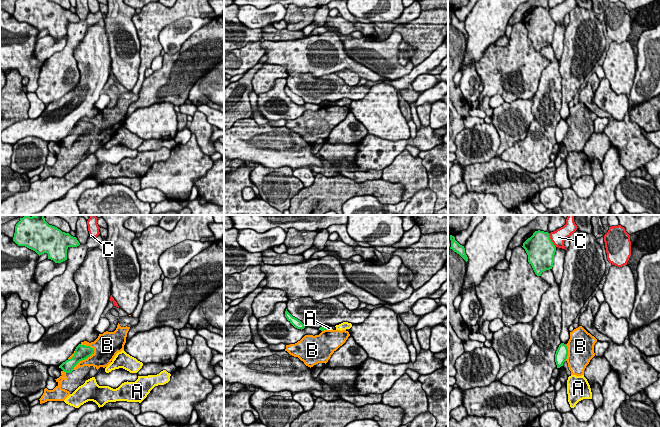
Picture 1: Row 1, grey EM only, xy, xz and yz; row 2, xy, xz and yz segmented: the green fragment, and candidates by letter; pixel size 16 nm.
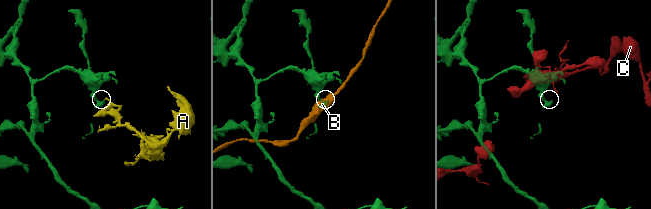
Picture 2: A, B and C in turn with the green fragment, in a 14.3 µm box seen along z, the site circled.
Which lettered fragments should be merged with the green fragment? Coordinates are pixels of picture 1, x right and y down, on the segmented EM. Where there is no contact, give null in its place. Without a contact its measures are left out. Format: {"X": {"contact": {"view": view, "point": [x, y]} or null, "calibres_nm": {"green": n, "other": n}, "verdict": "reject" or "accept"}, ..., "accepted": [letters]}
{"A": {"contact": {"view": "xz", "point": [327, 327]}, "calibres_nm": {"green": 90, "other": 60}, "verdict": "reject"}, "B": {"contact": {"view": "xy", "point": [85, 358]}, "calibres_nm": {"green": 240, "other": 280}, "verdict": "reject"}, "C": {"contact": {"view": "yz", "point": [550, 240]}, "calibres_nm": {"green": 460, "other": 240}, "verdict": "reject"}, "accepted": []}

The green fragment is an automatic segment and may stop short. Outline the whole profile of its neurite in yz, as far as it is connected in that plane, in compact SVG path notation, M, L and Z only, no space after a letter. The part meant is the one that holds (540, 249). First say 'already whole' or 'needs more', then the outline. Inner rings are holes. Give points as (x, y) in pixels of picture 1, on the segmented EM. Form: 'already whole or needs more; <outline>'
already whole; M535 231L523 243L522 247L525 249L528 262L537 276L541 276L544 271L552 269L556 247L548 232Z

